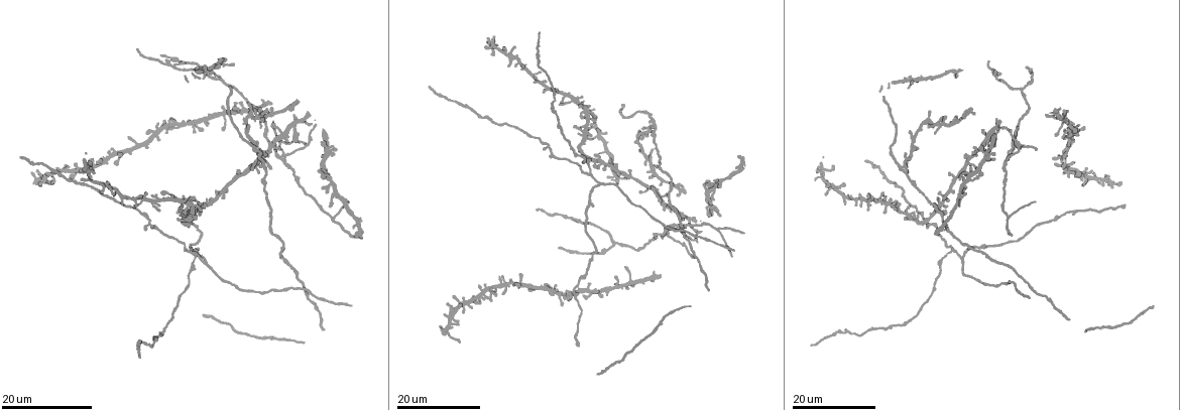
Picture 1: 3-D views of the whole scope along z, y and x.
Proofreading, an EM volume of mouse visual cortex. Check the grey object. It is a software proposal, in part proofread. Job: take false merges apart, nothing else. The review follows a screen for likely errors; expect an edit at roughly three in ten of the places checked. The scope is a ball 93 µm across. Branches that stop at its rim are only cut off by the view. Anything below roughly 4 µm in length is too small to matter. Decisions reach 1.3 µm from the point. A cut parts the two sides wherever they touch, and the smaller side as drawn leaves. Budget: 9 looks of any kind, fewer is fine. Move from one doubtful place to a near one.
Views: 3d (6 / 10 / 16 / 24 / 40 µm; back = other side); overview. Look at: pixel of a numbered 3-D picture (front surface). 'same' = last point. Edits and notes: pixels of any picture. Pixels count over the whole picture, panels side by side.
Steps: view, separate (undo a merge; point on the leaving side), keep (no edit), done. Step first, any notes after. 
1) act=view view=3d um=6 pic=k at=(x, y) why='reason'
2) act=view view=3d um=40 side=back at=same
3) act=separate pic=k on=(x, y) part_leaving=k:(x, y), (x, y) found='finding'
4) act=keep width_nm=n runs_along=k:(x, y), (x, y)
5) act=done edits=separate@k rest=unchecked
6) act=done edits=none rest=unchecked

act=view view=3d um=24 pic=1 at=(598, 182) why='three arms meet'

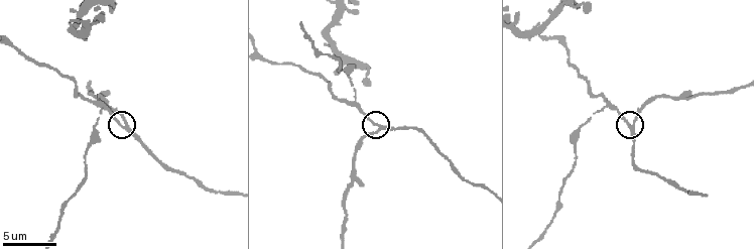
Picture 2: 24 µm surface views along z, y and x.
act=view view=3d um=6 pic=2 at=(127, 128)

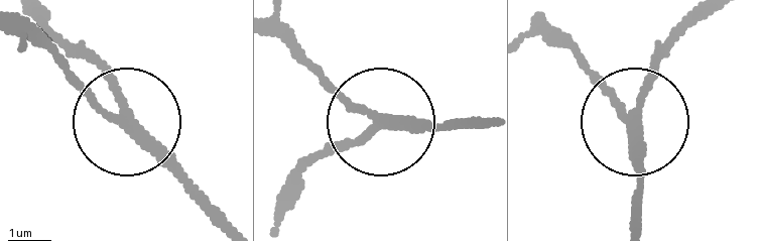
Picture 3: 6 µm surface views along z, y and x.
act=keep side_arm_um=44 found='continuous, no second neuron'

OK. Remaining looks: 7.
act=view view=3d um=16 pic=1 at=(651, 121)

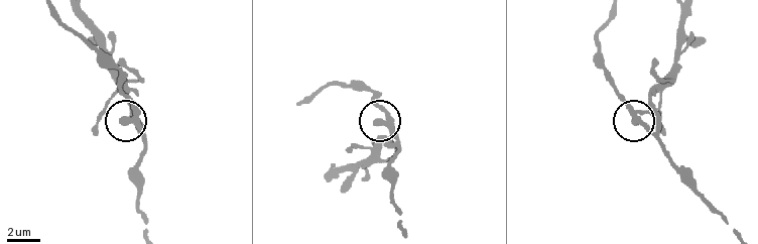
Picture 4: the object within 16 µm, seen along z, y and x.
act=view view=3d um=10 pic=4 at=(384, 123)

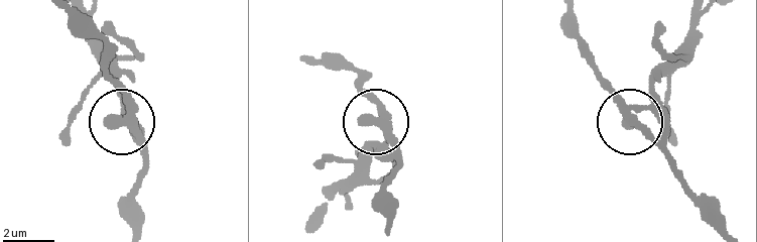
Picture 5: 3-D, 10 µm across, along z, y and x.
act=keep found='all the same neuron'

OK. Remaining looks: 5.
act=view view=3d um=16 pic=1 at=(1003, 184) why='calibre changes'

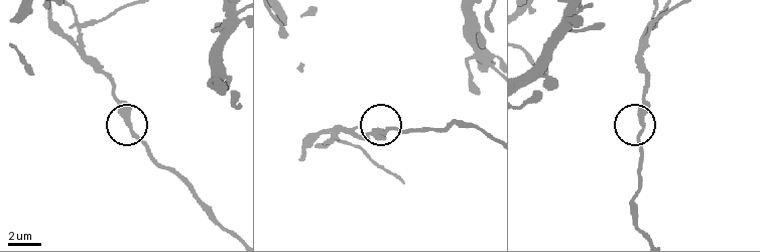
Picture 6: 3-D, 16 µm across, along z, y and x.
act=view view=3d um=6 pic=6 at=(640, 125) why='closer look'

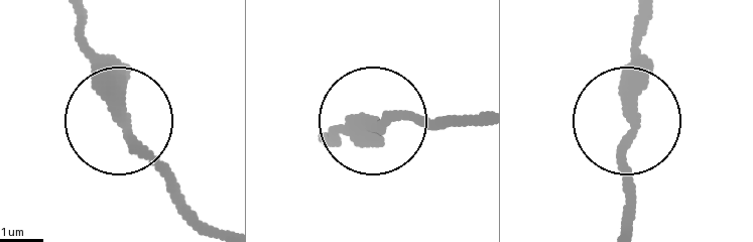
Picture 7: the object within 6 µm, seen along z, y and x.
act=keep runs_along=7:(80, 19), (98, 96), (187, 201) found='one neuron here'

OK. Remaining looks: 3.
act=view view=3d um=16 pic=1 at=(670, 225) why='two arms in line, one across'

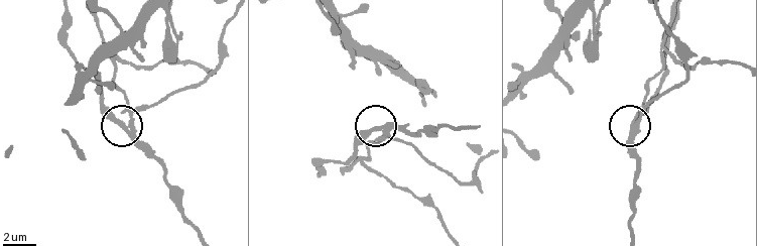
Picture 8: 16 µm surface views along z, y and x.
act=view view=3d um=10 pic=8 at=(120, 127) why='closer look'

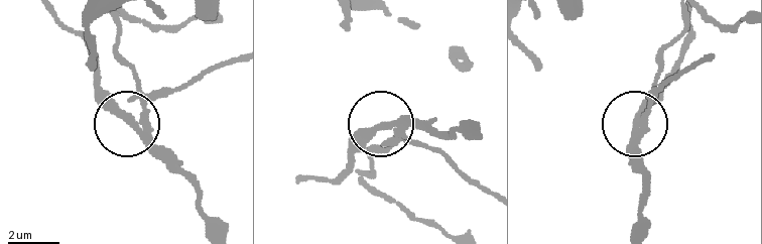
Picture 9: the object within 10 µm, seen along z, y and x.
act=separate pic=9 on=(130, 97) width_nm=250 part_leaving=9:(148, 129), (131, 66), (116, 39), (116, 14) found='a second neuron is stuck on'

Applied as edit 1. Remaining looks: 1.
act=done edits=separate@9 rest=unchecked

